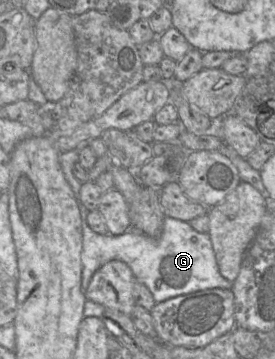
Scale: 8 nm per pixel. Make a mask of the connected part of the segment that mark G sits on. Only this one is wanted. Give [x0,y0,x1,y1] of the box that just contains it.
[78,201,233,303]

